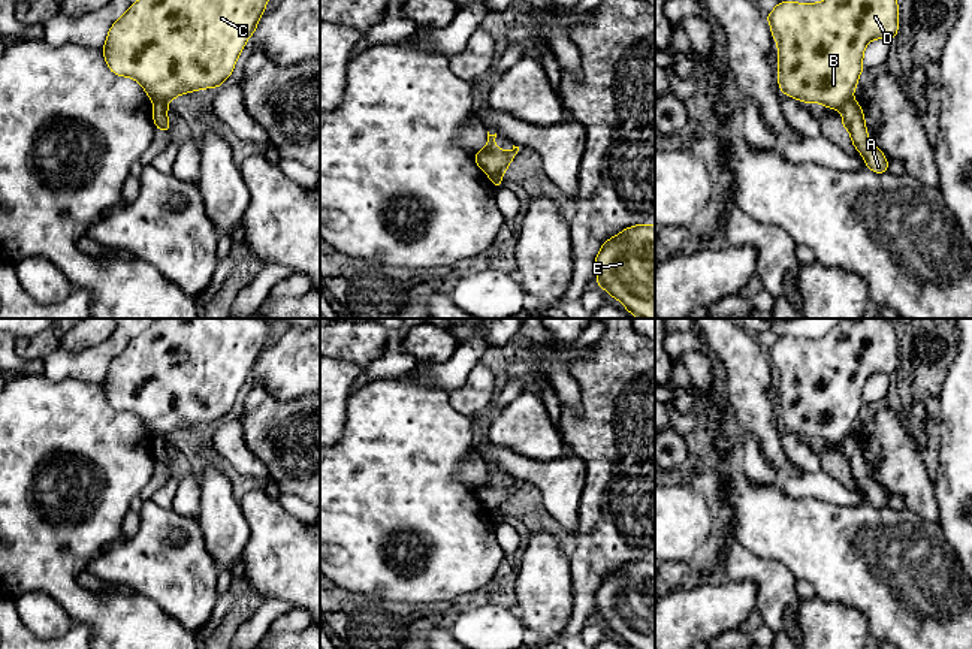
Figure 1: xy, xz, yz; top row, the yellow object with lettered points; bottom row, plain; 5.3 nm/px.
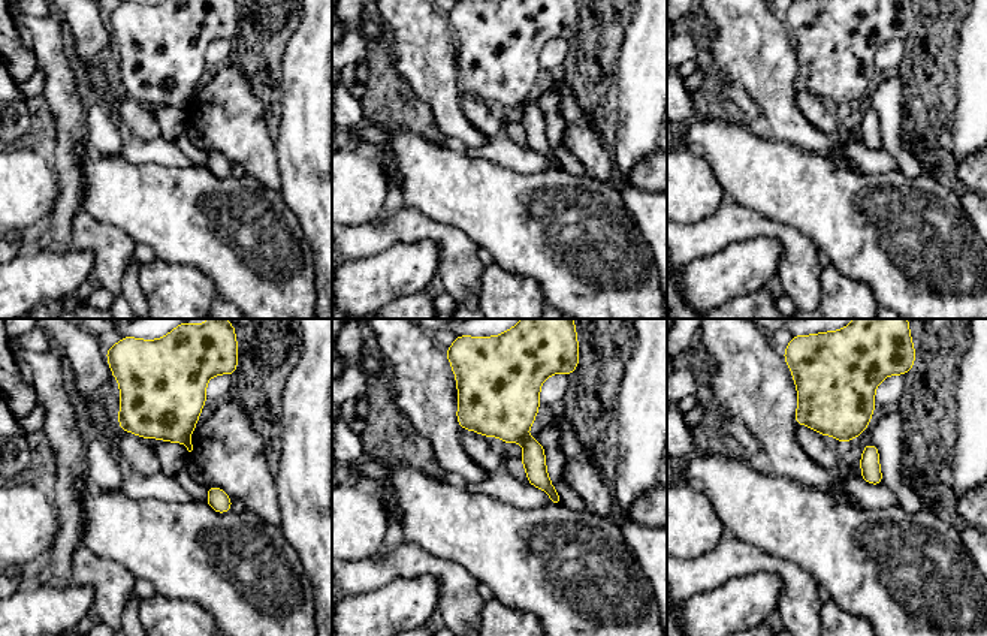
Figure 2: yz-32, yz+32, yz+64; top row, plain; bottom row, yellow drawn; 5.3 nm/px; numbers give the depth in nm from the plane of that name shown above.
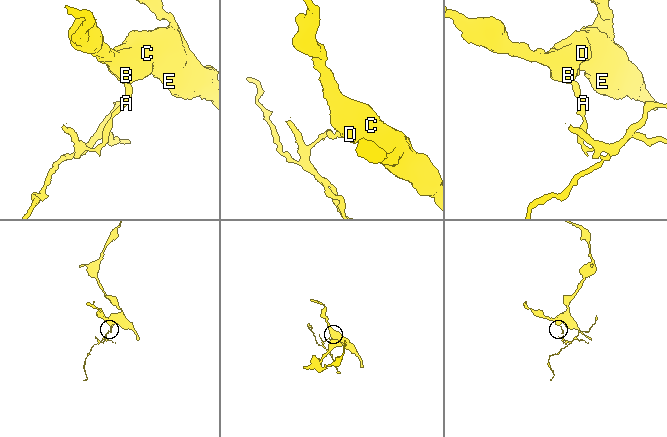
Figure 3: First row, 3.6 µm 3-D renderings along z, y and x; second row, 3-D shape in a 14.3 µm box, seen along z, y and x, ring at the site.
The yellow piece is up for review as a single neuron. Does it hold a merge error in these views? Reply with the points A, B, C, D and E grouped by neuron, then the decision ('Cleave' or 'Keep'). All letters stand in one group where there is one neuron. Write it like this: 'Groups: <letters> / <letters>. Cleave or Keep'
Groups: A / B C D E. Cleave

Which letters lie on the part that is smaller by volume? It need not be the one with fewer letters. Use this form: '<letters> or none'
A

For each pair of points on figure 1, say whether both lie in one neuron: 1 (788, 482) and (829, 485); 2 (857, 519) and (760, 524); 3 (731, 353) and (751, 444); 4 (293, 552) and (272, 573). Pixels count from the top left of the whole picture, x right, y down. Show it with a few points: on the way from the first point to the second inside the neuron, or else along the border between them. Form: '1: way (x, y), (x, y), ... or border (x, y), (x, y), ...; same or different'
1: way (799, 485), (818, 485); same
2: way (833, 524), (784, 524); same
3: border (748, 435), (755, 440), (770, 465); different
4: way (289, 557), (277, 568); same

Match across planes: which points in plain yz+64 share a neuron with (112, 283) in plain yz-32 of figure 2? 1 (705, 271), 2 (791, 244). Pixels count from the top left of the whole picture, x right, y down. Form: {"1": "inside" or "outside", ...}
{"1": "outside", "2": "inside"}

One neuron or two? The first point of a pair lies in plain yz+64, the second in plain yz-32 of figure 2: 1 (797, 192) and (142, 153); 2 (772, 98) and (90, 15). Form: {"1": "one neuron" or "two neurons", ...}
{"1": "two neurons", "2": "one neuron"}

